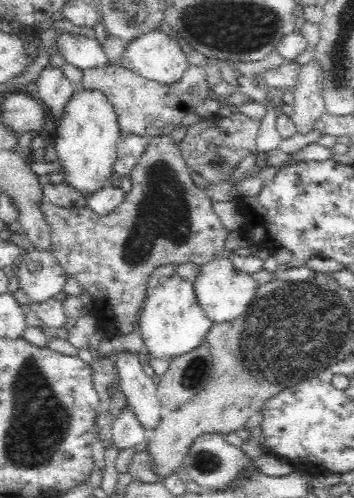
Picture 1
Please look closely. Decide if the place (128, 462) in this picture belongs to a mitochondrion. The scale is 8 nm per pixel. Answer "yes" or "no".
no

